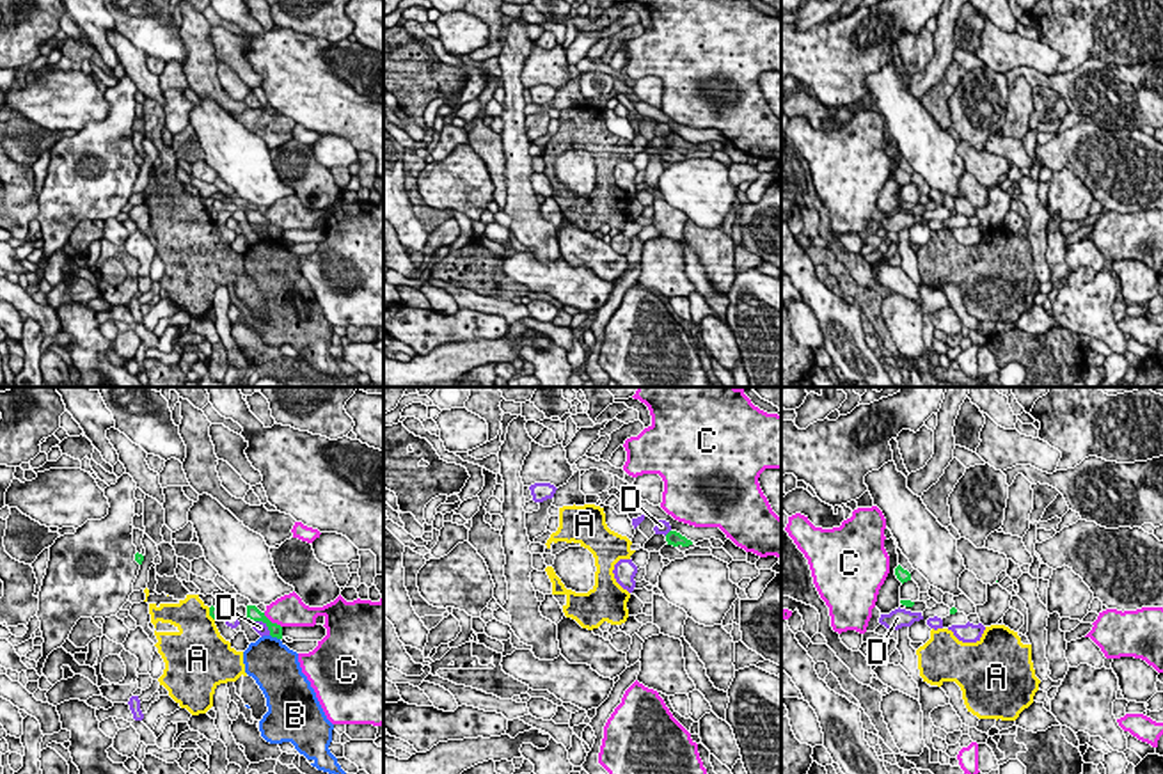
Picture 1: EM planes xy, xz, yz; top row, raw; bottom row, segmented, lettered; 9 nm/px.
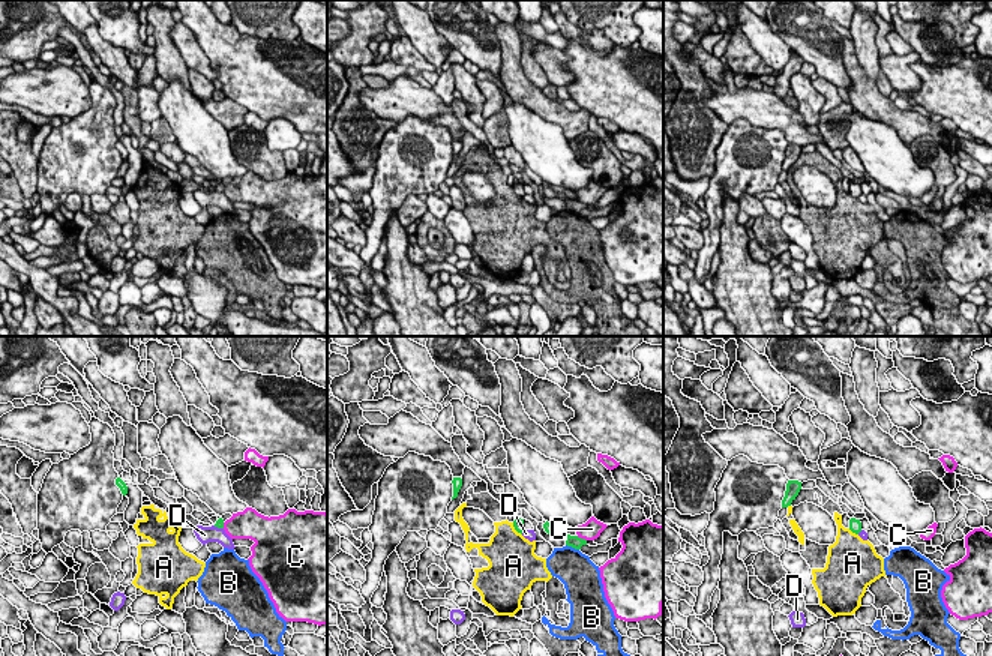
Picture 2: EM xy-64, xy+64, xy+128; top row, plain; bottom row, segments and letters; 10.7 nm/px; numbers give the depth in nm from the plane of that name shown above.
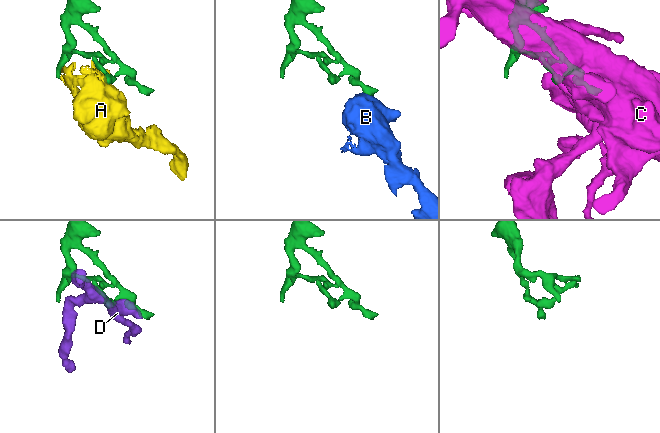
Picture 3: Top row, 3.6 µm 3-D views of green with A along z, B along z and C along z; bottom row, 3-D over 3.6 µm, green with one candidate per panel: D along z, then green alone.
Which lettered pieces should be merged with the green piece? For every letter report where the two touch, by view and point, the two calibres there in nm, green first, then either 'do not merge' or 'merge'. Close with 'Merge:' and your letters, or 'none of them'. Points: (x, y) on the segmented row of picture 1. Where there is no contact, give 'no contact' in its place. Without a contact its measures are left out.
A: meets green in xy at (210, 615); 90 nm thick on the green side, 380 nm on the other; do not merge
B: meets green in xy at (276, 636); 130 nm thick on the green side, 420 nm on the other; do not merge
C: meets green in xy at (270, 622); 130 nm thick on the green side, 280 nm on the other; do not merge
D: meets green in xy at (263, 622); 130 nm thick on the green side, 120 nm on the other; do not merge
Merge: none of them

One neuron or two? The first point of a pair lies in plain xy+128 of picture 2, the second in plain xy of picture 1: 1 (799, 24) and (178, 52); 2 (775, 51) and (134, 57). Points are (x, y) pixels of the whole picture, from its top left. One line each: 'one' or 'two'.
1: one
2: two

